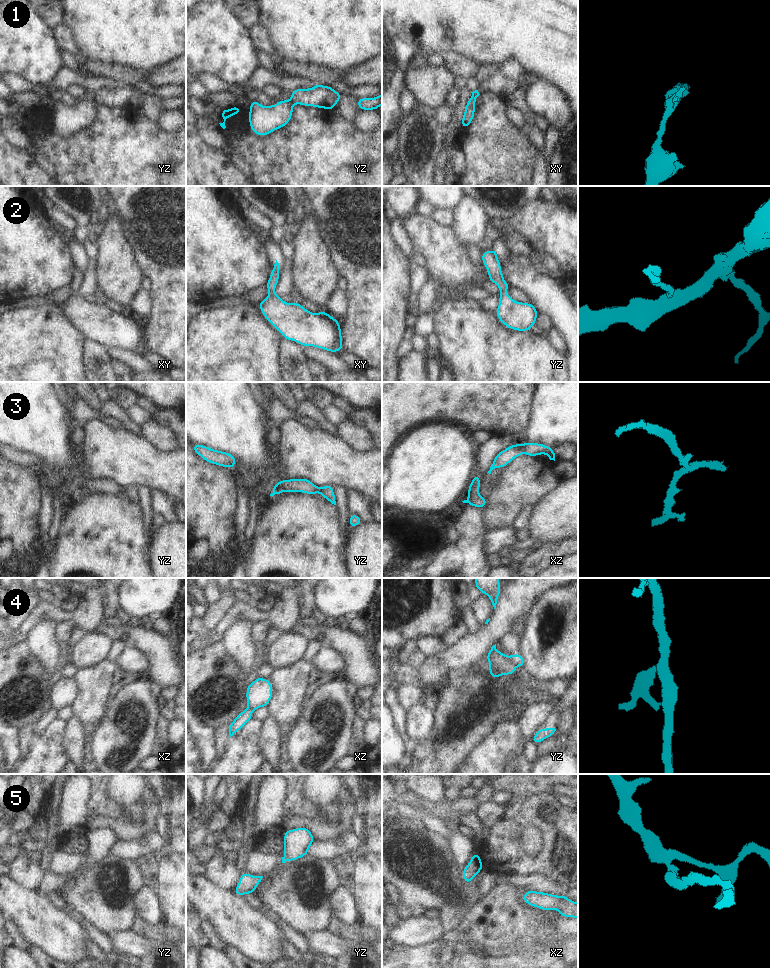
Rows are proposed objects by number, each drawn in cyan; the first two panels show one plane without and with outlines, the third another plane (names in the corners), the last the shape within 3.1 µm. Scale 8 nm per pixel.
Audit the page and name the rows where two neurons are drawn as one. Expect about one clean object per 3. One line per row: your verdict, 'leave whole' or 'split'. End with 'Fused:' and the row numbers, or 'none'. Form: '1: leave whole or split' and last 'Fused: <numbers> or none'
1: leave whole
2: leave whole
3: leave whole
4: split
5: leave whole
Fused: 4

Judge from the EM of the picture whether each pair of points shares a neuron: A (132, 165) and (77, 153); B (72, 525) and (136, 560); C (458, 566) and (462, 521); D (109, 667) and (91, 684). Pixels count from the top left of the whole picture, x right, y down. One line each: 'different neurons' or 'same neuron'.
A: same neuron
B: same neuron
C: same neuron
D: same neuron

